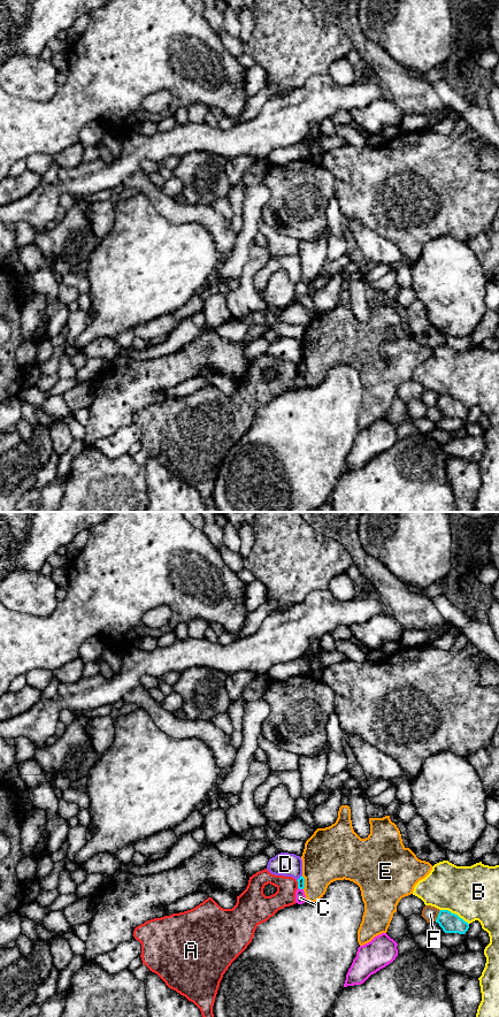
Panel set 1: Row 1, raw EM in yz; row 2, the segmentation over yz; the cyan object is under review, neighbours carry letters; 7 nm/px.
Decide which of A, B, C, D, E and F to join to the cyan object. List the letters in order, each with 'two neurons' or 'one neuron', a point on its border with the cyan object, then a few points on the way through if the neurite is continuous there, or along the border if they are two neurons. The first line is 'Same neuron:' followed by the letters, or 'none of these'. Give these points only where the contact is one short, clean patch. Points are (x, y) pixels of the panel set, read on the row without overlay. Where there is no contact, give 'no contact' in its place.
Same neuron: none of these
A: two neurons; contact yz (298, 368); border yz (296, 365), (298, 372)
B: two neurons; contact yz (454, 398)
C: two neurons; contact yz (300, 373)
D: two neurons; contact yz (299, 362); border yz (301, 359), (297, 365)
E: two neurons; contact yz (304, 367)
F: two neurons; contact yz (438, 400)

